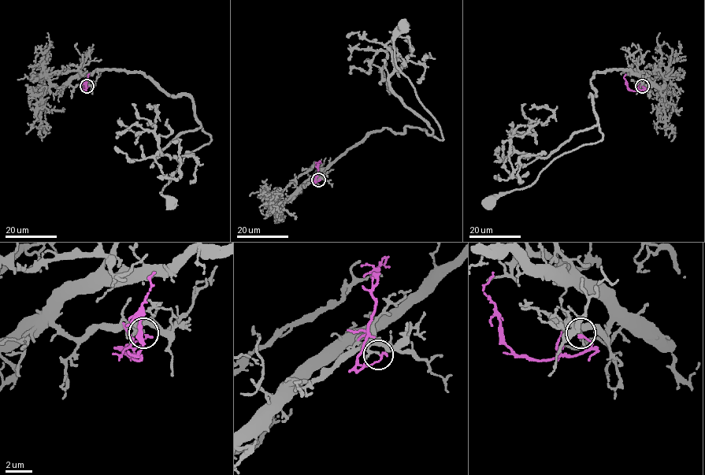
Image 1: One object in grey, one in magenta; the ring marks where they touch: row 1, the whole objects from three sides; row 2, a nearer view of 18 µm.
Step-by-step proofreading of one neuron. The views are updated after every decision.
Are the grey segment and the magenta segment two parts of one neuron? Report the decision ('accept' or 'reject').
reject

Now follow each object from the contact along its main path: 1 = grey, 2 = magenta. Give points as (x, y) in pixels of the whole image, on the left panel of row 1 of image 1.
1: (87, 85), (69, 81), (97, 70), (124, 70), (192, 100), (210, 139), (184, 157), (163, 188), (172, 203)
2: (87, 86), (83, 88), (84, 90), (89, 74)

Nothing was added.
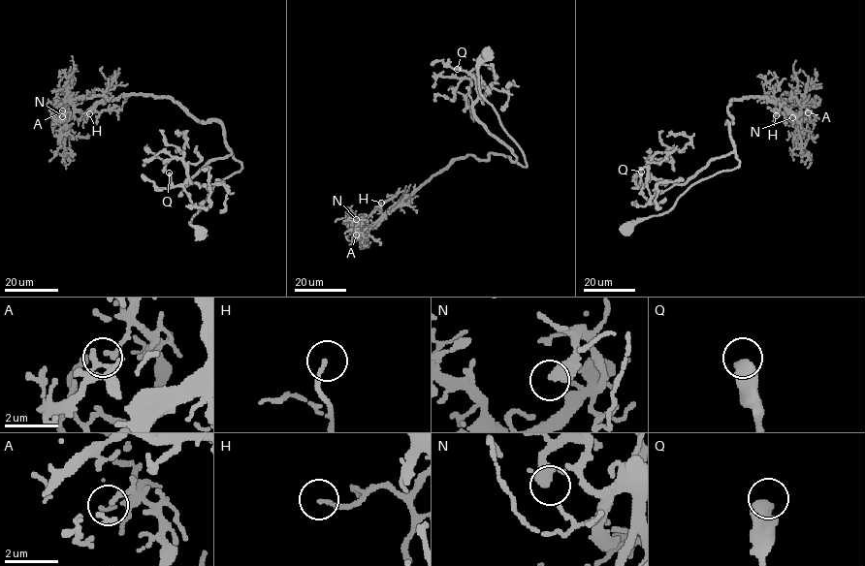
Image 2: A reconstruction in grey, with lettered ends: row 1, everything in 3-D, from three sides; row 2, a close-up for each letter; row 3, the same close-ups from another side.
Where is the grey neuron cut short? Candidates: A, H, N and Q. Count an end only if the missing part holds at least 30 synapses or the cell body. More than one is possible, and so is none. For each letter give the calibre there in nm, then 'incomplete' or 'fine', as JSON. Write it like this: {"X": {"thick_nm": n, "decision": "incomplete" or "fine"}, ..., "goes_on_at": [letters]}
{"A": {"thick_nm": 130, "decision": "fine"}, "H": {"thick_nm": 130, "decision": "fine"}, "N": {"thick_nm": 320, "decision": "incomplete"}, "Q": {"thick_nm": 600, "decision": "fine"}, "goes_on_at": ["N"]}

